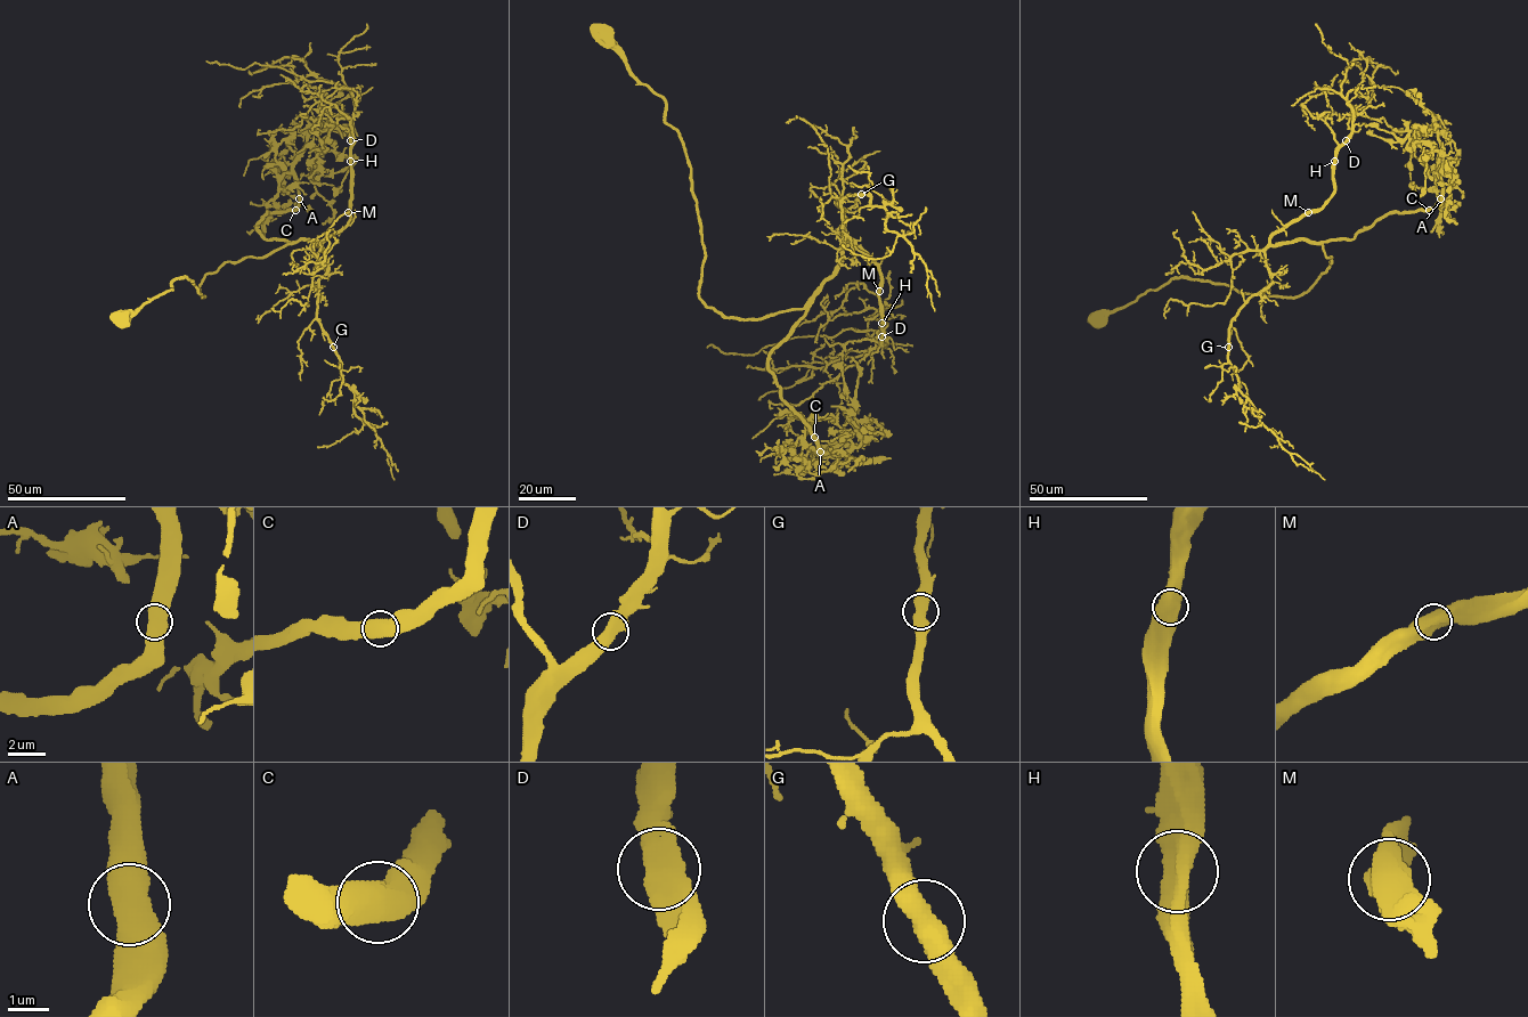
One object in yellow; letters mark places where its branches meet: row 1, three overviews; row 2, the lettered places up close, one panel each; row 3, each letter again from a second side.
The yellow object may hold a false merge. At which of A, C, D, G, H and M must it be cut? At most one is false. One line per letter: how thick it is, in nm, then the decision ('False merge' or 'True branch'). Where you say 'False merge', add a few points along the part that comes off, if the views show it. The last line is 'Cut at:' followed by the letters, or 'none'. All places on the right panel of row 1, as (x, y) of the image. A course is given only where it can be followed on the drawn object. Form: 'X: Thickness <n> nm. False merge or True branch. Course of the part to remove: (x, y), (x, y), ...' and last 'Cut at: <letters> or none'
A: Thickness 650 nm. True branch
C: Thickness 700 nm. True branch
D: Thickness 600 nm. True branch
G: Thickness 550 nm. True branch
H: Thickness 650 nm. True branch
M: Thickness 700 nm. True branch
Cut at: none

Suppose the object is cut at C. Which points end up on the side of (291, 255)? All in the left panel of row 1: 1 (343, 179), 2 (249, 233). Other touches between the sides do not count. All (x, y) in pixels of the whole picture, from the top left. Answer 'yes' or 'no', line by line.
1: no
2: no

